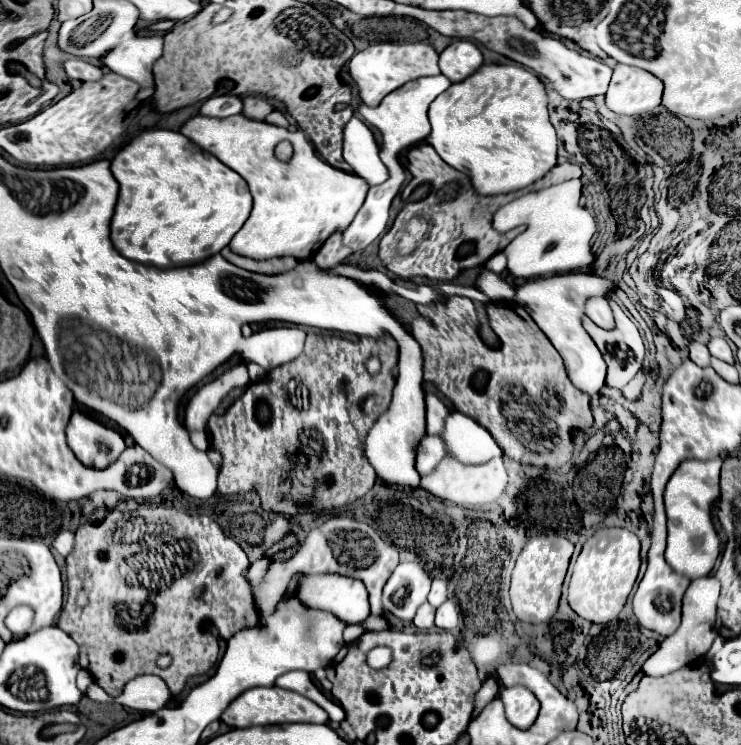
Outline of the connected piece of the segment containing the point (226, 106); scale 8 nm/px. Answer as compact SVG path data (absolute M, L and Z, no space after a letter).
M232 95L210 97L208 101L204 101L200 113L208 117L230 117L230 115L242 113L242 101L240 97L232 97Z

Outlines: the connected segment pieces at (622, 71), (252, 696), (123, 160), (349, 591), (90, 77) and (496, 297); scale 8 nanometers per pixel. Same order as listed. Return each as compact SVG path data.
M622 65L614 67L610 87L606 91L606 105L618 115L642 117L660 105L662 81L652 73Z
M256 687L256 689L248 689L242 695L238 695L222 713L220 717L226 725L230 727L252 727L252 725L280 725L280 723L328 723L328 715L324 715L324 711L320 711L320 707L316 707L316 703L312 703L310 699L296 695L292 691L282 691L280 687Z
M150 129L112 159L120 195L112 217L112 243L120 255L154 267L180 267L220 253L252 209L246 181L178 131Z
M304 573L298 581L298 587L296 587L296 599L300 599L300 603L304 607L328 611L348 625L362 623L370 615L370 603L368 603L368 593L366 593L364 583L358 579L352 579L352 577L336 575L336 573L332 573L332 575L330 573L328 575Z
M82 59L64 61L64 71L70 79L78 79L78 81L96 81L104 75L102 67L96 67L88 61L82 61Z
M486 267L480 269L480 273L478 273L474 285L476 285L476 289L478 289L480 293L484 293L490 301L502 301L502 299L512 301L514 295L516 295L516 289L514 289L508 281L504 281L500 275L488 271Z

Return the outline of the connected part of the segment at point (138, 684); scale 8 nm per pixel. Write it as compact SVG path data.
M138 675L136 679L128 681L124 691L116 697L116 701L124 707L154 713L170 703L170 689L166 683L156 675Z

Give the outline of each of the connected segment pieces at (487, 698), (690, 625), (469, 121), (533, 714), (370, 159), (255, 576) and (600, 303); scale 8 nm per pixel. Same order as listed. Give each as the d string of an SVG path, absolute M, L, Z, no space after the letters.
M488 677L488 679L482 683L480 691L476 693L476 707L474 707L474 717L476 717L476 715L480 715L480 711L484 709L484 705L486 705L486 703L490 703L490 701L496 697L496 693L498 693L498 683L496 683L496 679Z
M712 575L700 577L696 581L690 583L688 591L684 593L684 605L682 605L682 625L678 627L676 633L672 633L670 637L666 637L658 651L646 659L646 663L642 665L642 673L648 677L664 677L670 675L678 669L682 669L684 665L688 665L690 661L694 661L700 655L706 655L708 649L712 647L714 639L716 639L716 601L720 595L720 581Z
M482 65L460 83L452 83L430 105L432 131L426 137L438 155L468 175L480 195L498 195L528 187L556 165L556 131L548 119L548 95L542 81L520 65Z
M516 685L516 687L510 687L510 689L504 687L500 691L500 699L502 699L504 709L506 709L506 719L514 727L518 727L518 729L532 727L532 723L538 717L540 703L530 689L526 689L522 685Z
M352 117L344 127L344 159L368 185L380 185L388 179L388 169L380 159L380 147L370 127L358 117Z
M260 557L256 563L250 565L246 579L248 579L248 583L252 585L252 591L256 591L258 583L262 581L262 577L264 577L264 573L266 573L266 569L268 569L268 565L270 565L270 559L268 559L268 557Z
M592 297L586 301L586 315L602 329L612 329L614 327L614 317L612 309L608 305L608 299L604 297Z

